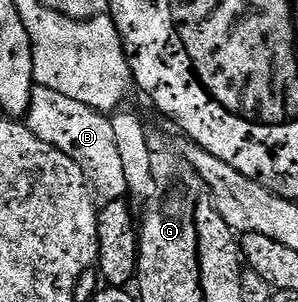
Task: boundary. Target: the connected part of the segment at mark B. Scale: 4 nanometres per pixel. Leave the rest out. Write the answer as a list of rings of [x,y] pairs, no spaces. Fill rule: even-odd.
[[[36,86],[32,90],[26,123],[30,131],[42,138],[42,142],[50,142],[58,150],[62,150],[62,154],[74,158],[74,162],[82,166],[95,199],[100,204],[109,204],[128,196],[122,157],[114,142],[114,126],[105,113],[95,112],[90,106],[68,98],[58,90]]]

